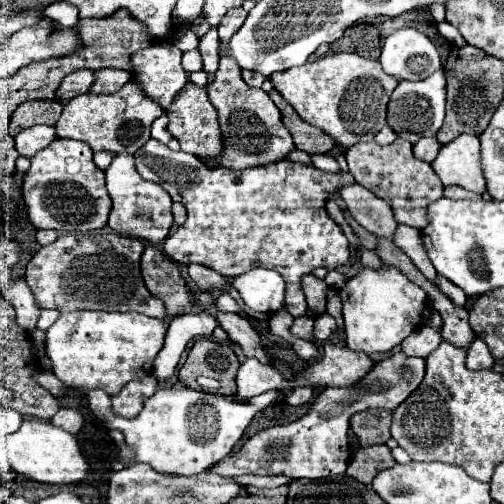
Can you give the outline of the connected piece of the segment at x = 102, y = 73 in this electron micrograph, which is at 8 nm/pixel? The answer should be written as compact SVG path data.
M100 69L96 71L96 81L92 93L116 93L130 81L130 71L122 69Z

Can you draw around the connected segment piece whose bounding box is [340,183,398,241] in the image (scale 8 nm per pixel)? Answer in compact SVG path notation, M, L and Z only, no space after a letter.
M354 183L350 187L344 187L340 191L340 197L346 201L346 207L350 215L370 233L376 237L384 237L388 241L394 241L396 233L396 219L390 209L390 205L382 199L378 199L374 193L366 191L362 185Z

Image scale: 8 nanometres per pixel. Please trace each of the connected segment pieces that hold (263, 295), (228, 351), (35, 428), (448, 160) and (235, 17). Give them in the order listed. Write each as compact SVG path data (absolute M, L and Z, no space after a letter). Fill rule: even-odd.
M252 269L232 279L246 313L276 313L284 305L286 281L272 269ZM242 279L242 286L241 286Z
M198 339L186 363L178 371L178 379L192 389L198 389L198 377L214 377L220 381L220 395L236 393L236 371L240 363L230 345L222 345L212 339Z
M26 419L22 427L12 435L8 459L16 473L22 473L38 483L52 483L52 485L80 483L84 481L90 469L86 457L80 453L80 445L74 435L70 435L60 427L54 427L50 421L36 421L36 419Z
M460 135L444 145L432 169L446 187L460 185L478 195L486 193L486 179L480 165L480 141L474 135Z
M230 9L222 21L220 21L220 27L218 27L218 33L220 33L220 43L222 47L226 49L228 43L230 43L230 37L242 27L242 23L246 21L248 13L244 9Z

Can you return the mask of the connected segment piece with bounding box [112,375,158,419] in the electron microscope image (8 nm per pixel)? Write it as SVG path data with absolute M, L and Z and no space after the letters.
M146 375L142 379L130 381L130 383L126 383L126 387L122 387L120 393L112 395L112 409L122 417L132 419L142 411L144 401L150 395L154 395L156 389L158 389L158 383L156 383L154 375Z

